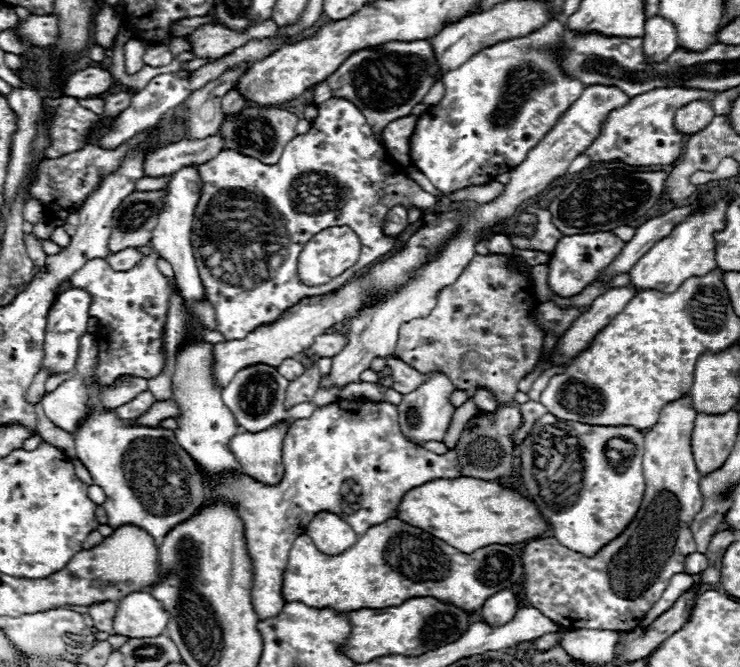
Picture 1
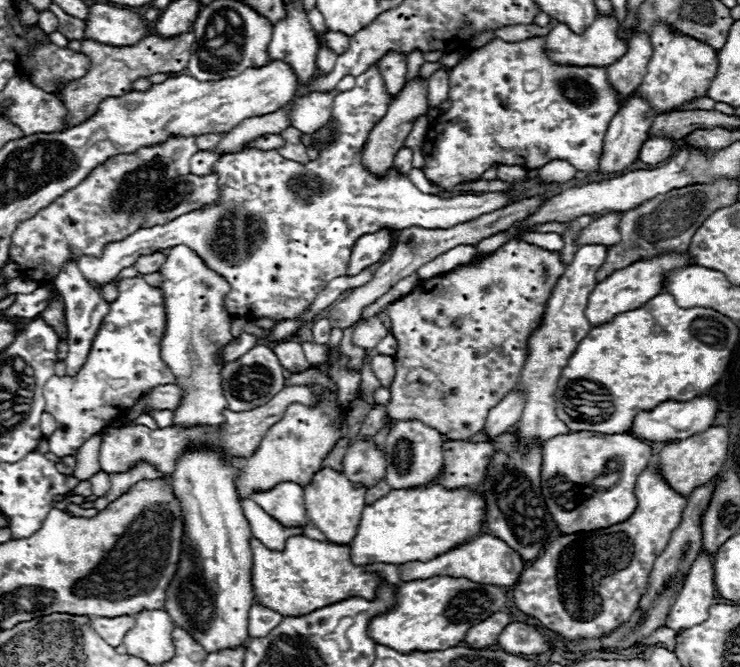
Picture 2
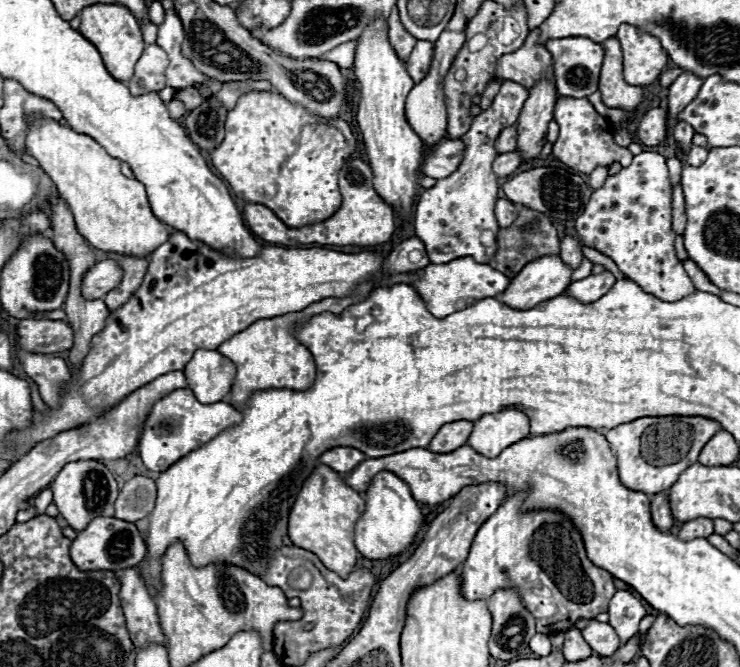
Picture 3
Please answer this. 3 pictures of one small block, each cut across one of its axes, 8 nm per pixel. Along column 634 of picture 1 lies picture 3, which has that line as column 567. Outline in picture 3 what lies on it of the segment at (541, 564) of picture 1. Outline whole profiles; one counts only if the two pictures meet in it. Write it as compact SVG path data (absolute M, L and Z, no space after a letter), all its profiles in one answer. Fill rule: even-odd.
M520 490L514 496L508 496L498 510L480 526L474 536L470 554L462 566L462 594L468 600L486 600L500 588L518 588L524 600L524 606L536 618L536 630L542 634L552 634L566 630L580 618L596 618L600 612L608 610L608 602L616 592L612 576L594 566L586 558L586 548L582 534L572 524L572 520L558 510L522 510L522 502L528 496L528 490ZM522 560L534 560L536 566L520 566Z

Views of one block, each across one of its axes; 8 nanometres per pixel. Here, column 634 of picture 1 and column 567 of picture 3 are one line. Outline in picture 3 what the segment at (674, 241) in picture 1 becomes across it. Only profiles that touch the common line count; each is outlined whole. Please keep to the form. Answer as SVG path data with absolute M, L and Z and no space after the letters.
M540 256L528 262L496 300L518 310L528 310L536 302L562 294L572 284L572 272L574 268L564 264L560 256Z

